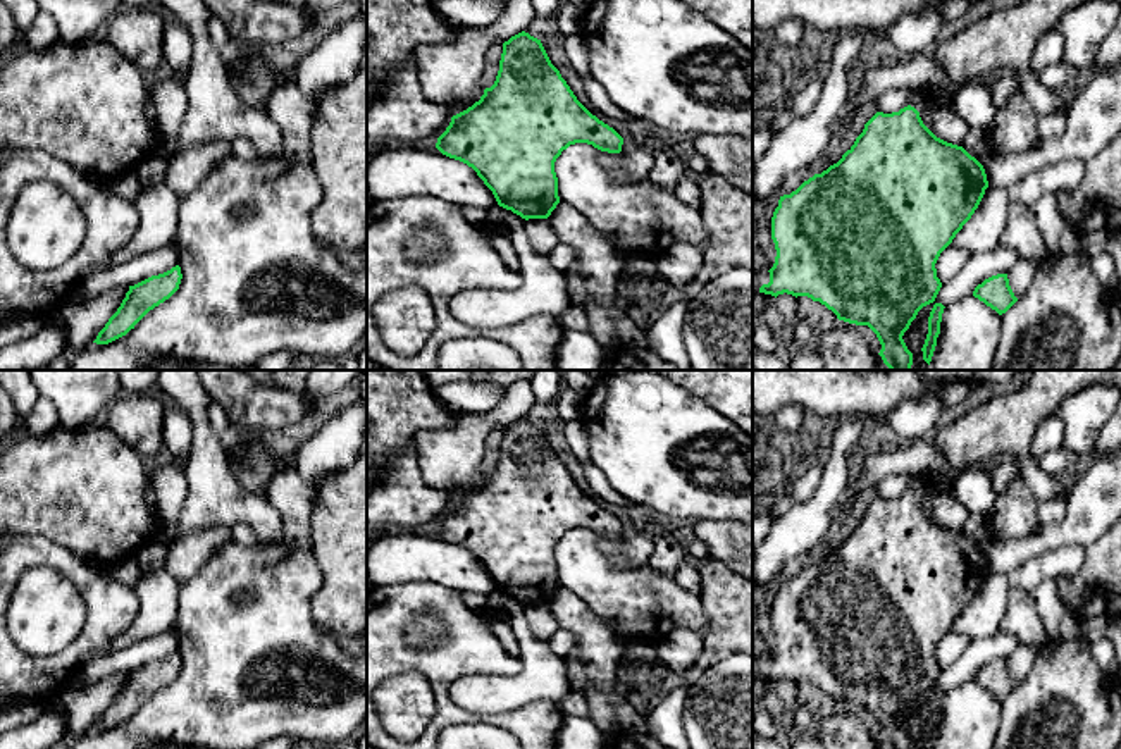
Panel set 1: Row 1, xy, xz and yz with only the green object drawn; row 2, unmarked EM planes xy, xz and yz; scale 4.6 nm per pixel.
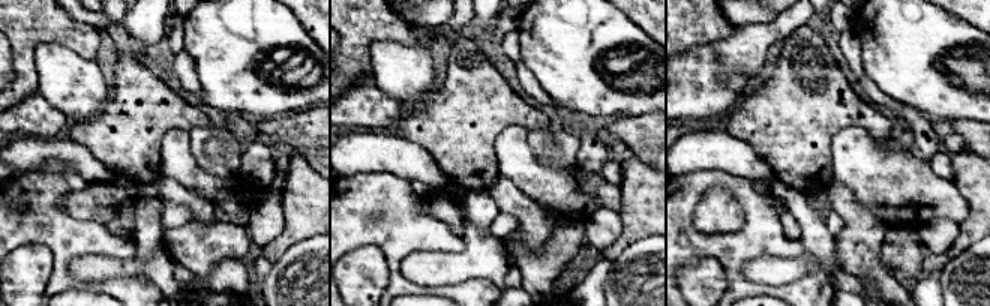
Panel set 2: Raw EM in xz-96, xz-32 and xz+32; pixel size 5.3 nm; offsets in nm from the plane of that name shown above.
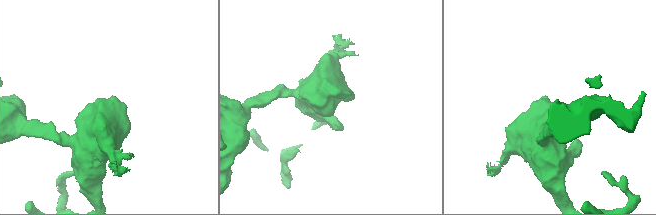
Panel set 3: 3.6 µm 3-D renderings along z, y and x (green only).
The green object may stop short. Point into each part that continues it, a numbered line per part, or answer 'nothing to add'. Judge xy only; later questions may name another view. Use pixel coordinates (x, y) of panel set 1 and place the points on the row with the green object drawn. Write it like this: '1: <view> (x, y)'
nothing to add

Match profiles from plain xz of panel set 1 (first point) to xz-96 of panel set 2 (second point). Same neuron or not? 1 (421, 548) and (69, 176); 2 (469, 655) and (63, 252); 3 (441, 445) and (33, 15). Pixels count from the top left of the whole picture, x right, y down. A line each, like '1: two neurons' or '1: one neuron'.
1: two neurons
2: one neuron
3: two neurons

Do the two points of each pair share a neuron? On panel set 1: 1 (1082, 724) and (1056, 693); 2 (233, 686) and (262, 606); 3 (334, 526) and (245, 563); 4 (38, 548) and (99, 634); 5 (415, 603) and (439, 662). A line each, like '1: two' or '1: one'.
1: one
2: one
3: two
4: one
5: one

